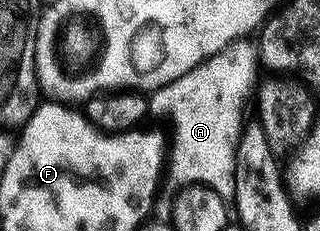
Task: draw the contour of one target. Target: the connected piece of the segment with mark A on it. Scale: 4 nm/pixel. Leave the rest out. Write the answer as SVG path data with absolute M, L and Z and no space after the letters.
M246 38L234 41L149 97L149 111L170 116L174 127L170 140L168 136L168 174L170 170L175 186L201 182L225 198L233 197L234 164L238 161L238 140L244 127L242 115L250 91L256 88L258 68L260 72L260 52L250 42Z

